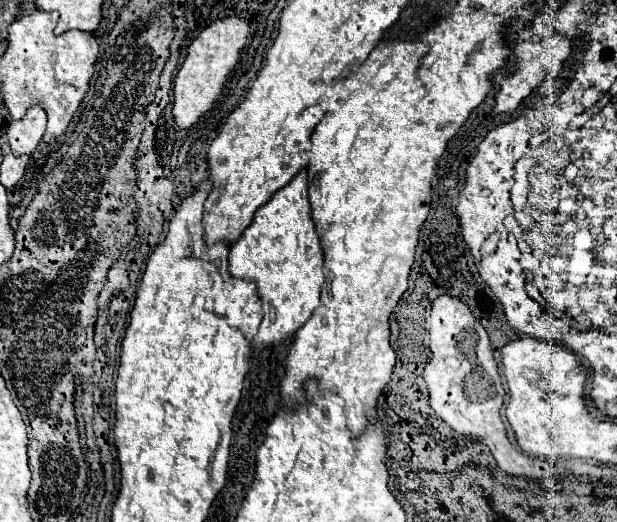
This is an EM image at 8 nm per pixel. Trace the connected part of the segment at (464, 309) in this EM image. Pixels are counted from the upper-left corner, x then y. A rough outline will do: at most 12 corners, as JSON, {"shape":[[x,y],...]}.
{"shape":[[455,297],[425,319],[433,411],[505,473],[543,477],[511,443],[489,333]]}

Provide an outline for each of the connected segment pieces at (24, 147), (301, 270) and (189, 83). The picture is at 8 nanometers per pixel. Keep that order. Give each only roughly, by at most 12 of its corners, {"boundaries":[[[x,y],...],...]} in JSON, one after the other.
{"boundaries":[[[31,107],[7,127],[13,155],[31,155],[47,125],[47,113]],[[301,169],[231,245],[233,277],[255,281],[253,347],[311,317],[323,251]],[[241,17],[211,23],[175,77],[173,117],[211,109],[249,37]]]}

